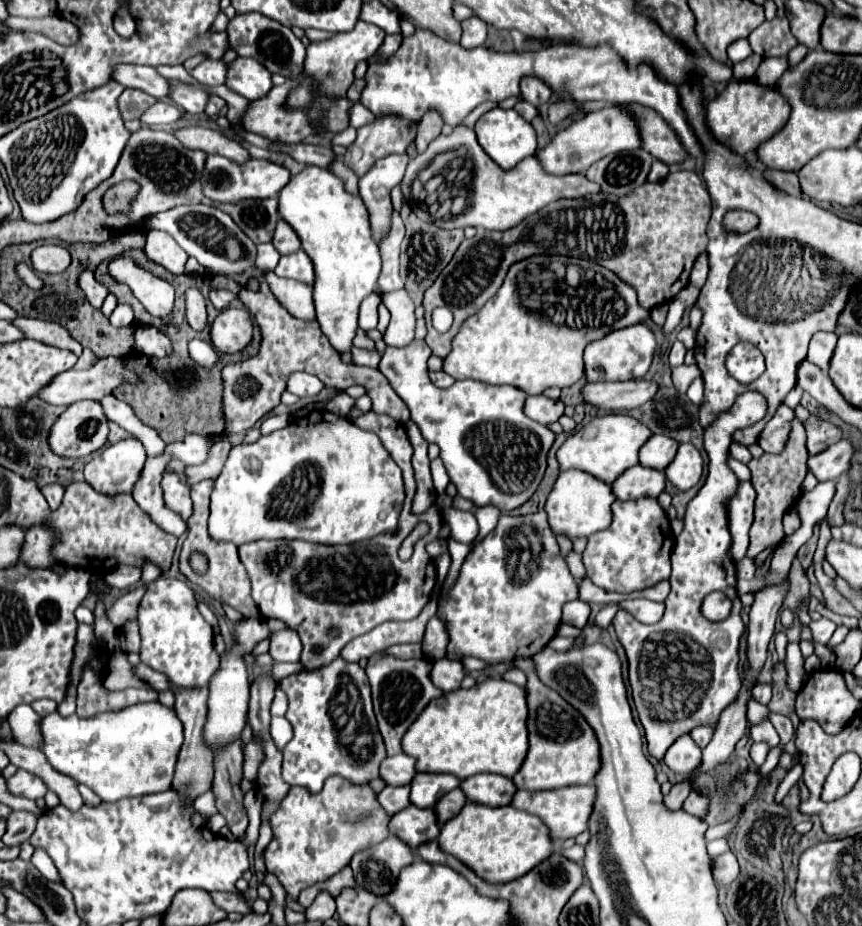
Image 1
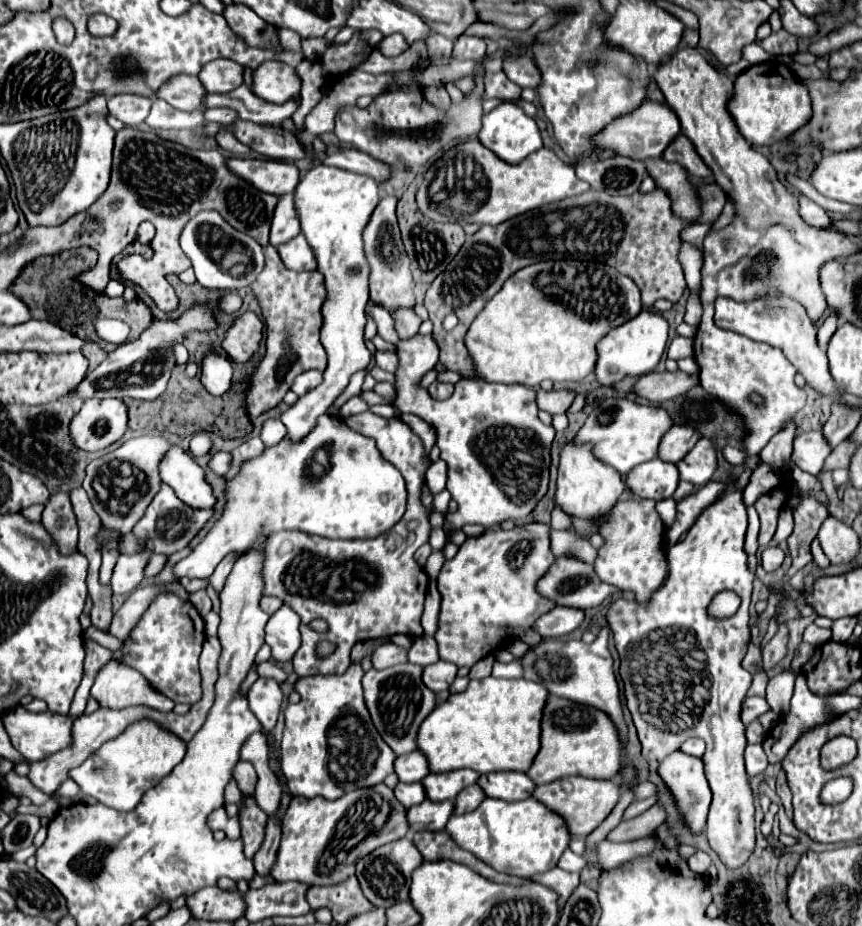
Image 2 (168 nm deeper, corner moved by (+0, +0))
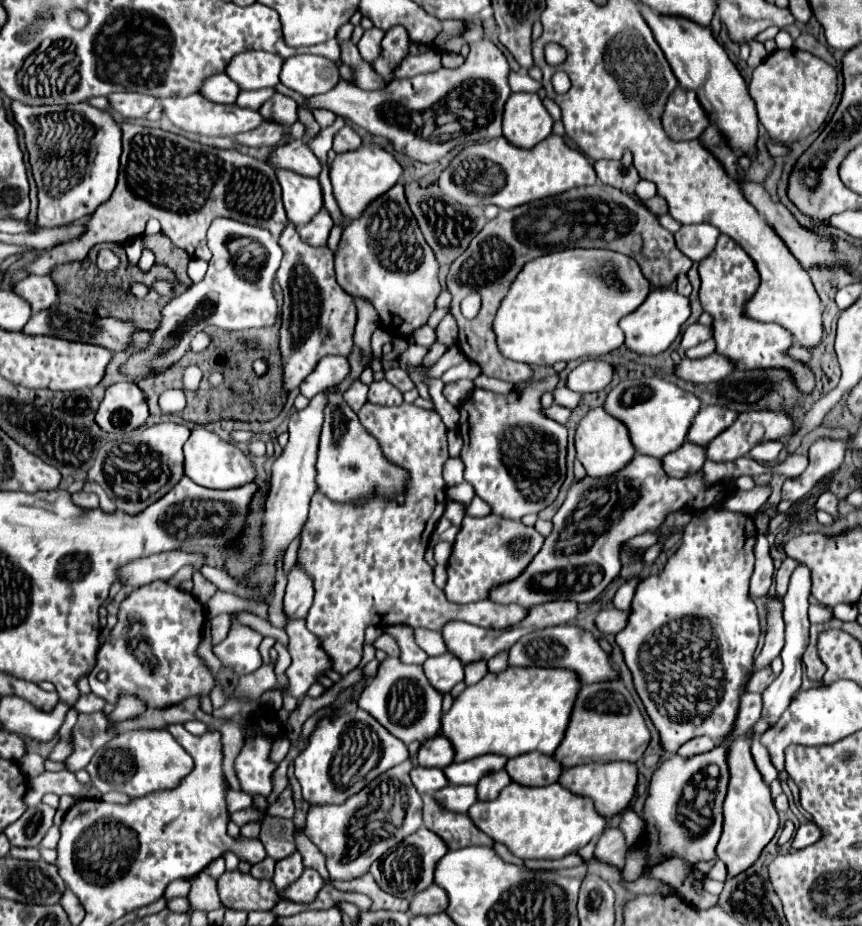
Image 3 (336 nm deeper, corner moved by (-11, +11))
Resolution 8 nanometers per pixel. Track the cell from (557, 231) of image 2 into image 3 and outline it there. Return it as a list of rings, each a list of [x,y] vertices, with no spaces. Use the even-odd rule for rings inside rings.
[[[600,182],[522,204],[512,210],[500,210],[500,214],[490,220],[470,242],[470,246],[452,262],[446,278],[446,288],[452,292],[450,310],[460,326],[458,348],[472,362],[476,362],[486,376],[500,378],[510,384],[528,382],[532,378],[532,368],[528,364],[502,356],[496,344],[492,322],[516,274],[526,262],[542,254],[552,254],[576,246],[616,250],[634,258],[652,286],[670,286],[678,274],[686,274],[690,270],[692,260],[676,248],[674,236],[654,218],[656,212],[666,212],[666,204],[660,200],[660,196],[648,200],[646,206],[638,206],[628,194],[620,192],[618,188],[608,188]],[[470,290],[476,290],[482,296],[482,310],[474,320],[466,320],[460,312],[460,302],[464,296],[468,296]]]

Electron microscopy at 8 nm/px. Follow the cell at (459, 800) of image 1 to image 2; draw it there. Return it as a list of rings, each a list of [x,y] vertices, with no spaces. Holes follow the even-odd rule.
[[[475,785],[465,787],[465,789],[455,797],[455,815],[463,815],[463,813],[469,813],[469,811],[477,809],[483,799],[485,799],[485,793],[483,793],[481,789],[477,789]]]

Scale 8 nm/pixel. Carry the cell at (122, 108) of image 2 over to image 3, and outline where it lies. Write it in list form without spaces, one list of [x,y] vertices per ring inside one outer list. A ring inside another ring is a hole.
[[[122,92],[108,96],[110,110],[118,112],[122,118],[142,118],[156,104],[154,96],[138,94],[138,92]]]

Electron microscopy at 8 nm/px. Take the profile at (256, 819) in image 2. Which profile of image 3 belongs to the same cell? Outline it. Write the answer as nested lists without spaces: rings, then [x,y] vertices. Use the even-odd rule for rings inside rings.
[[[264,822],[260,832],[260,842],[264,844],[272,860],[284,860],[296,852],[294,822]]]

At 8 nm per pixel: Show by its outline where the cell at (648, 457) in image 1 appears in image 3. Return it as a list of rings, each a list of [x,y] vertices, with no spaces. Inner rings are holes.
[[[702,406],[696,420],[692,422],[692,428],[688,430],[688,440],[700,446],[708,446],[720,432],[724,432],[732,422],[738,418],[738,414],[730,408],[722,406]]]

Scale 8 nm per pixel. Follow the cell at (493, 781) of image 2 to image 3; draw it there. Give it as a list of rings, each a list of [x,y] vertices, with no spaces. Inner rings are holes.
[[[528,752],[516,758],[510,758],[506,764],[508,774],[514,782],[524,786],[548,786],[558,782],[562,774],[562,764],[554,756],[542,752]]]

